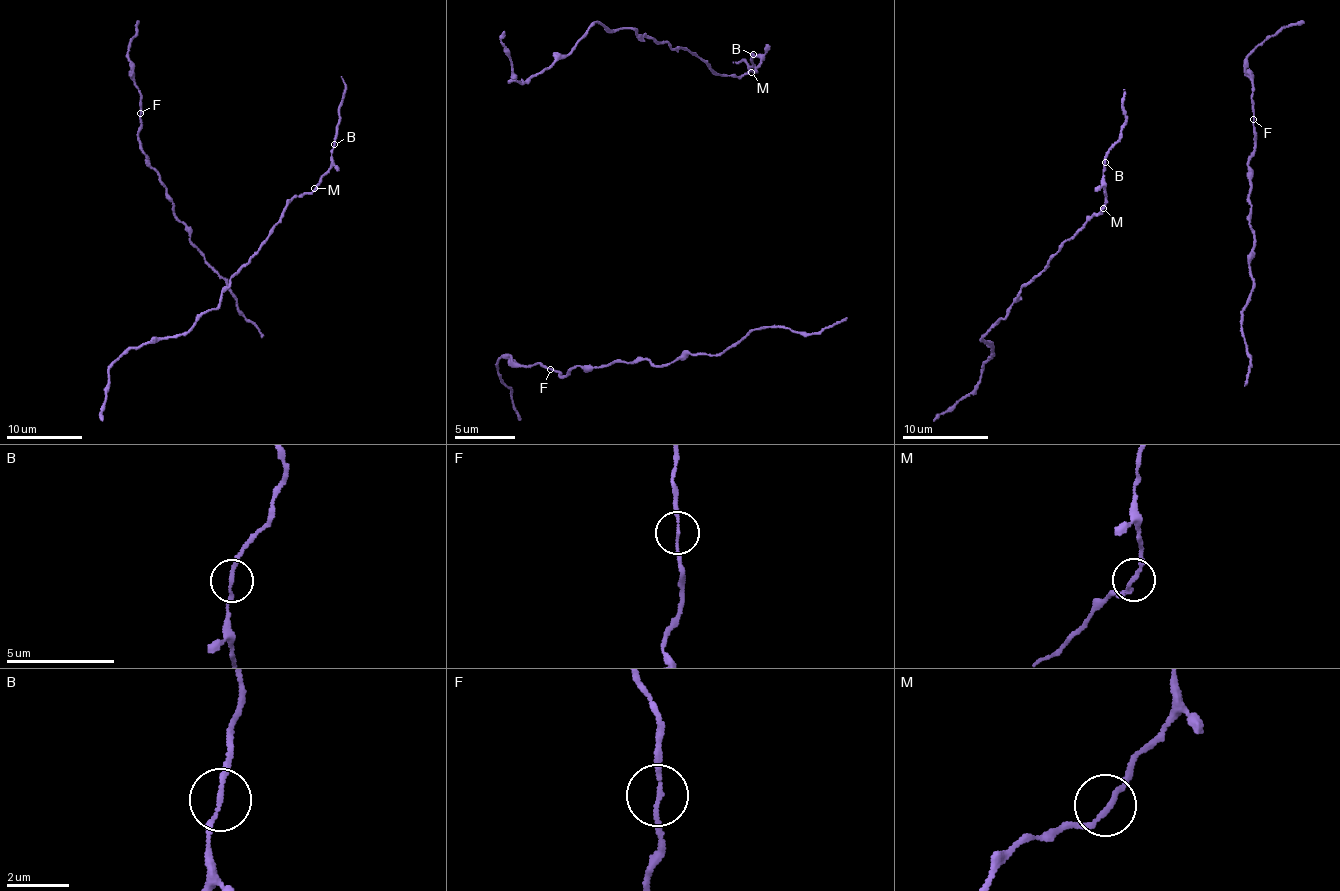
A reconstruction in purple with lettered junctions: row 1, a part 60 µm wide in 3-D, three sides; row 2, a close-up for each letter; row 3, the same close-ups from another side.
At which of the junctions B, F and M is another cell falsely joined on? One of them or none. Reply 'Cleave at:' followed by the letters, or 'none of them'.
Cleave at: none of them

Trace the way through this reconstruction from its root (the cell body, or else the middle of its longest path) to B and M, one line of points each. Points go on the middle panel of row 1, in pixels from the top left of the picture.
B: (712, 72), (743, 77), (749, 70), (756, 71), (761, 58), (751, 55), (753, 54)
M: (712, 72), (737, 77), (743, 77), (749, 70), (751, 72)

